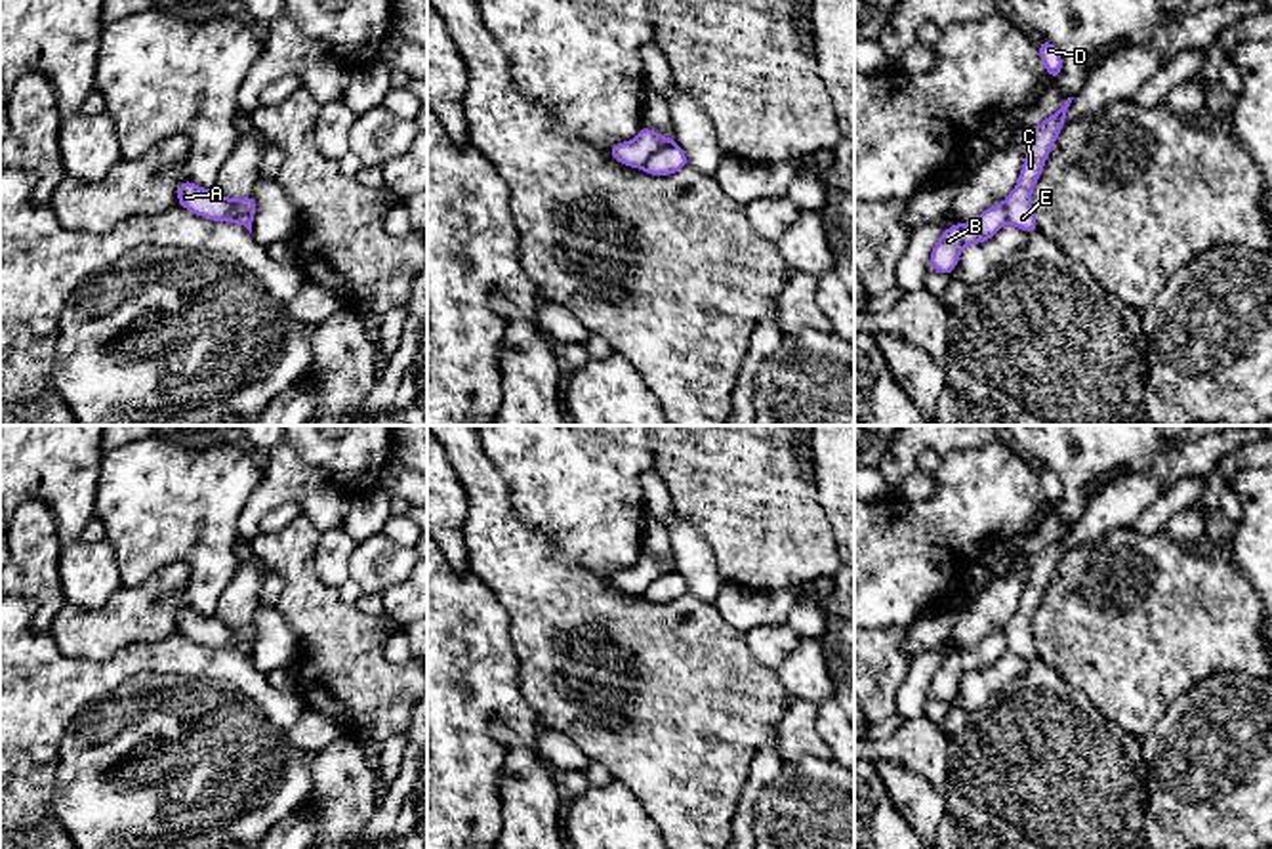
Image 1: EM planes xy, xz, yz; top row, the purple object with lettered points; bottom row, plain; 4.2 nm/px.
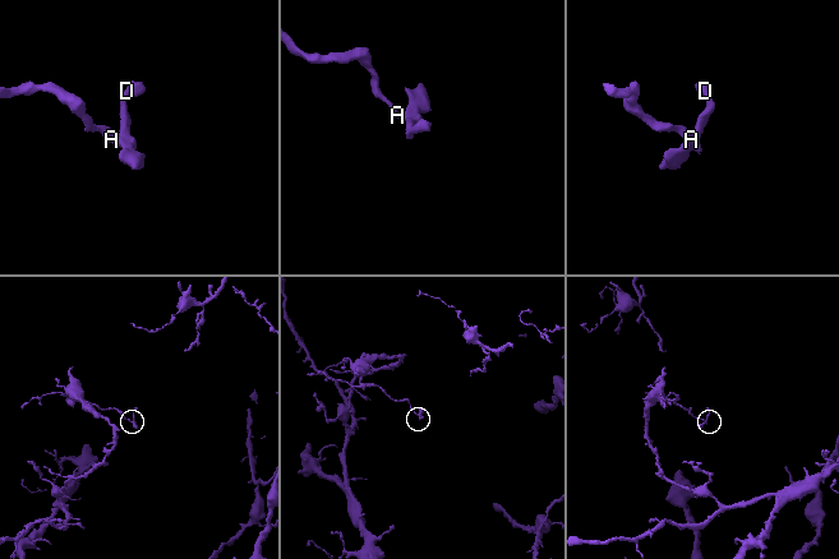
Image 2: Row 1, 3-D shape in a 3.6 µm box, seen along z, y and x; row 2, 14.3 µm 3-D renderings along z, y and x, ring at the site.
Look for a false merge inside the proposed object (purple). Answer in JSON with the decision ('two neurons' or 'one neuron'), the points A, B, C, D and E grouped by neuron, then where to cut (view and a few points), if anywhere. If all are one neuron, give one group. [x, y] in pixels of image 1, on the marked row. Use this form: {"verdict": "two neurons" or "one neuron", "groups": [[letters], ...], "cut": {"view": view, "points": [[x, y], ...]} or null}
{"verdict": "two neurons", "groups": [["A", "B"], ["C", "D", "E"]], "cut": {"view": "xy", "points": [[227, 199], [233, 214], [250, 227]]}}

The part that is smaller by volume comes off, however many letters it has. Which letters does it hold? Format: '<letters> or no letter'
C, D, E

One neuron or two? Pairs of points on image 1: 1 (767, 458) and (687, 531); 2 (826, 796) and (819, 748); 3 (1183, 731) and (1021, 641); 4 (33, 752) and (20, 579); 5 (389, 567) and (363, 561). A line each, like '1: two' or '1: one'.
1: two
2: two
3: two
4: two
5: one

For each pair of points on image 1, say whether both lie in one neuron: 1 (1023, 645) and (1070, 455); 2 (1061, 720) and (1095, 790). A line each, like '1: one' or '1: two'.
1: two
2: one

